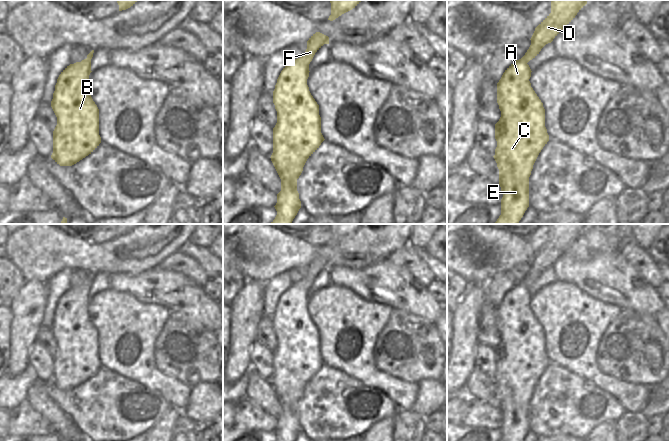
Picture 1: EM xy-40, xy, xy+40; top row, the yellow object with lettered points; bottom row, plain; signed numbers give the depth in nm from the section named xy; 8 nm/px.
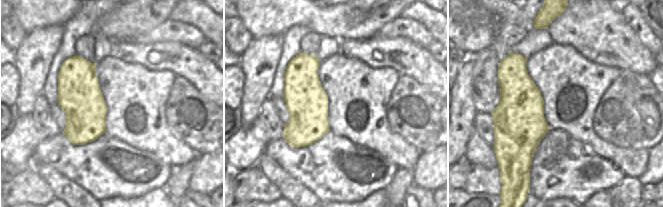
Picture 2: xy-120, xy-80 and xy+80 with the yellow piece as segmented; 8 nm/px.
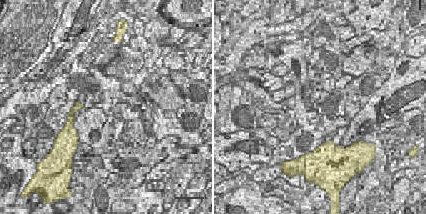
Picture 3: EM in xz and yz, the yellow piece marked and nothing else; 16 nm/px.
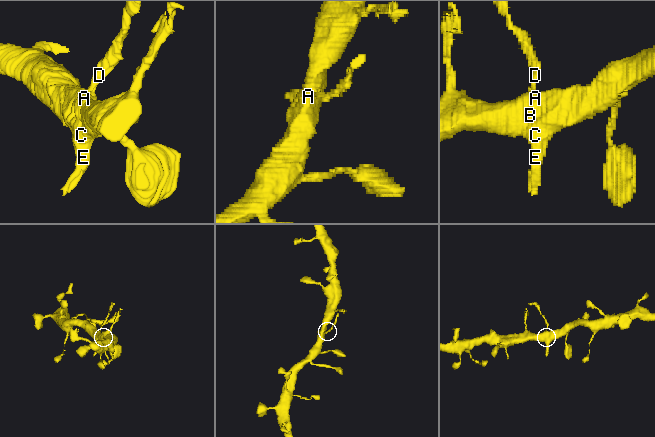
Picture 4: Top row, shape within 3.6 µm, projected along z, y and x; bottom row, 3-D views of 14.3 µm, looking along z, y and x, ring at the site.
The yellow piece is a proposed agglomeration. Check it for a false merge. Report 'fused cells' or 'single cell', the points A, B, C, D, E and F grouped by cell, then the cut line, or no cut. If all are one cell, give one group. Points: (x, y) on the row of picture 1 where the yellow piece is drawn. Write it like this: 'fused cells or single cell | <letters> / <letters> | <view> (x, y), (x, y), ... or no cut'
fused cells | A B C E / D F | xy (295, 59), (300, 63), (309, 63)

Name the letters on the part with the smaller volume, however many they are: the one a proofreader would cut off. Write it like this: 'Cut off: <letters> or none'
Cut off: D, F

